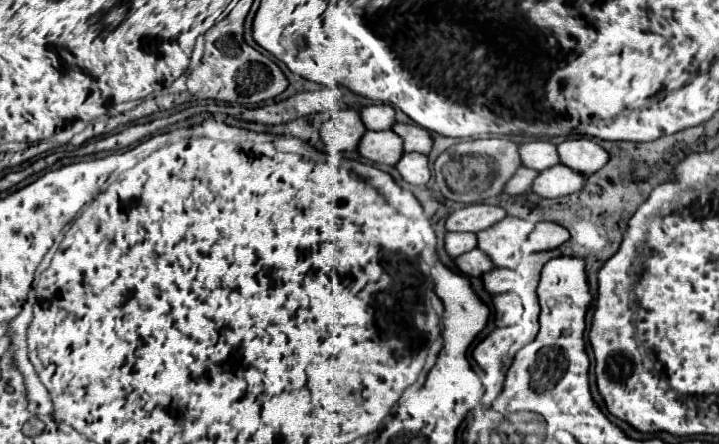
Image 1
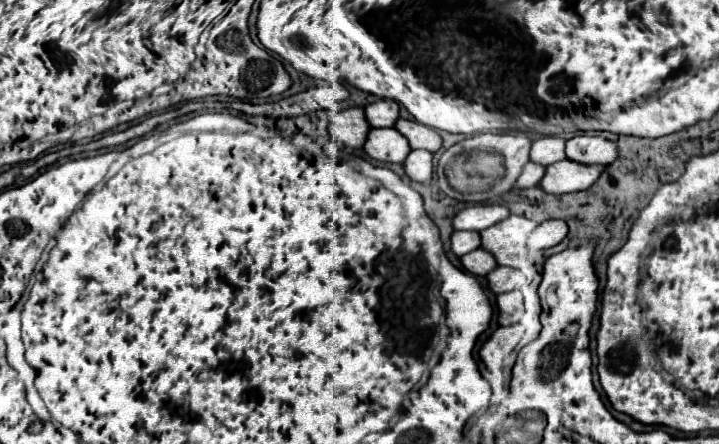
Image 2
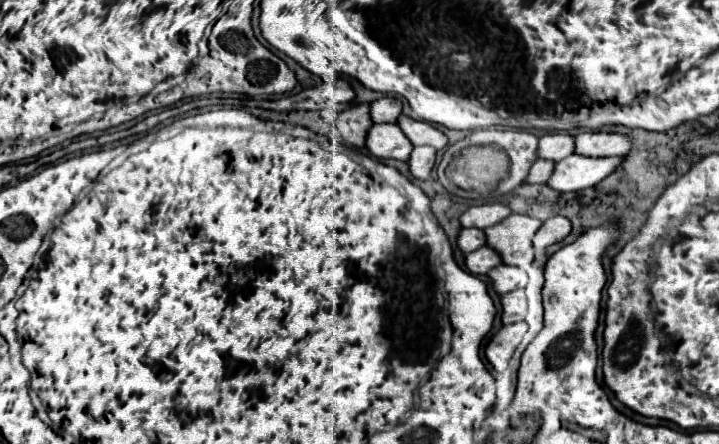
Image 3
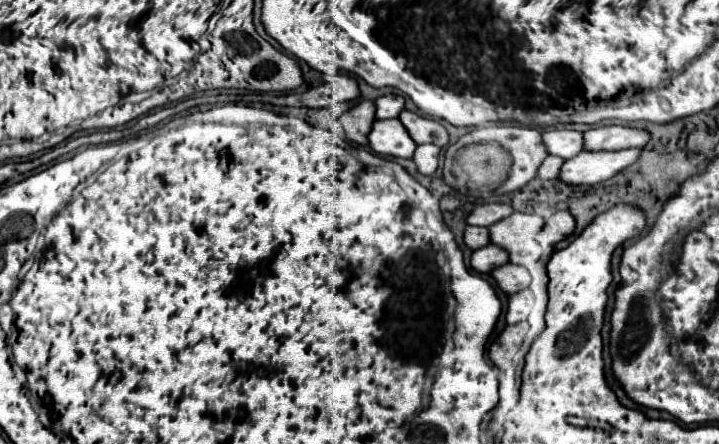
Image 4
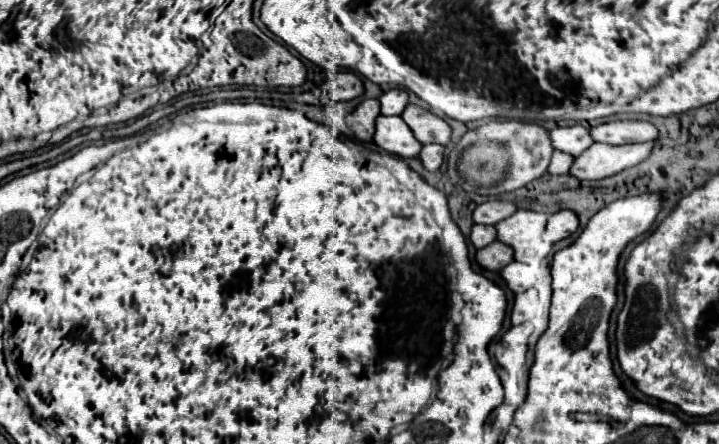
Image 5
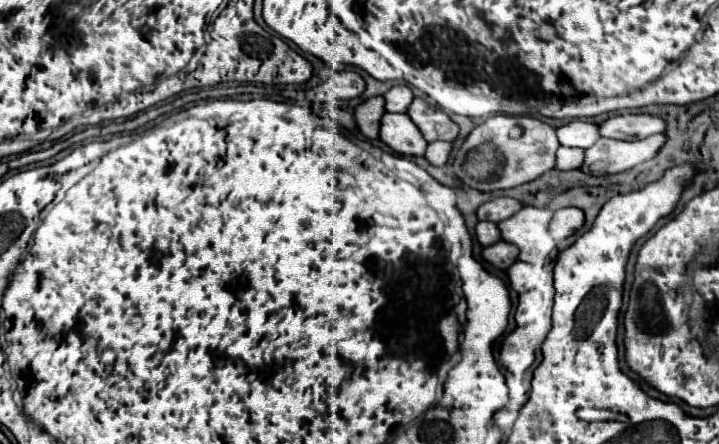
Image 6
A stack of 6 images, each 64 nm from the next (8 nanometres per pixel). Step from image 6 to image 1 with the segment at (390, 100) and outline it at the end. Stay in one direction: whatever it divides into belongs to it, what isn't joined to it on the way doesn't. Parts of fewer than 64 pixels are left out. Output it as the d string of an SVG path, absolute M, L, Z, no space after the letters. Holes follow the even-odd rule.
M370 104L360 110L360 120L366 130L388 130L394 124L394 108L386 104Z

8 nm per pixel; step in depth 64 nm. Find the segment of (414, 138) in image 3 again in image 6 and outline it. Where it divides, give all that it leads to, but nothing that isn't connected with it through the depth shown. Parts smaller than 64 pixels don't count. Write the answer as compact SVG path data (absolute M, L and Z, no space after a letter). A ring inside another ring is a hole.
M416 98L408 106L406 114L416 124L416 128L420 130L420 134L424 136L426 142L436 142L436 140L454 142L458 136L458 126L444 112L428 106L420 98Z

